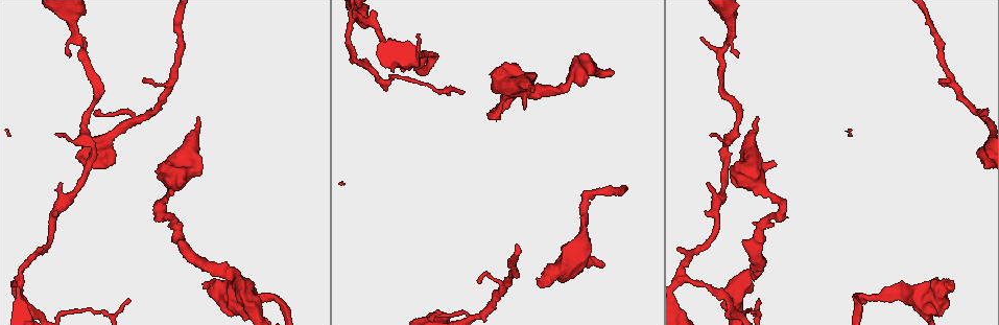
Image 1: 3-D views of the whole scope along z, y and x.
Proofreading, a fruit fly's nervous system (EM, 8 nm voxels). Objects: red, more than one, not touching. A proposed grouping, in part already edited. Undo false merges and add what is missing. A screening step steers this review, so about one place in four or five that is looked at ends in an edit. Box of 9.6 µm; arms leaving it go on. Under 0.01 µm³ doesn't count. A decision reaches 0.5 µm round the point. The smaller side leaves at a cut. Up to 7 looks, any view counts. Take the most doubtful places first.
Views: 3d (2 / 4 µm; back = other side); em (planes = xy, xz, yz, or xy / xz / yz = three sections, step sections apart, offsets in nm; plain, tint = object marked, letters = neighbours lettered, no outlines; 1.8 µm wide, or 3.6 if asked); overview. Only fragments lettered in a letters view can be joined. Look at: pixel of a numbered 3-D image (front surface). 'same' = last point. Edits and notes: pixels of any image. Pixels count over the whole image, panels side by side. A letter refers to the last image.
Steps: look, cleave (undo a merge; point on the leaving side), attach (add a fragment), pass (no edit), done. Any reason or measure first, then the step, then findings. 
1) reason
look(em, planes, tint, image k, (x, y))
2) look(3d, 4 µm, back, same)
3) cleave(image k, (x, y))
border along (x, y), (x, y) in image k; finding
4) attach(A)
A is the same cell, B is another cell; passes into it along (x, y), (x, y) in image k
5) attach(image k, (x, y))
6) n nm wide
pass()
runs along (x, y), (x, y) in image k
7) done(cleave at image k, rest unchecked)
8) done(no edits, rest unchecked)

branch point
look(3d, 4 µm, back, image 1, (353, 15))

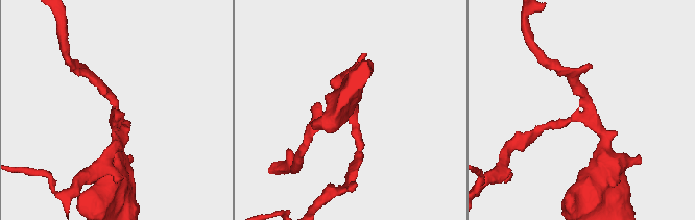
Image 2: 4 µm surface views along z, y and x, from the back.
3 arms
look(em, xz, step 8, tint, image 2, (585, 110))

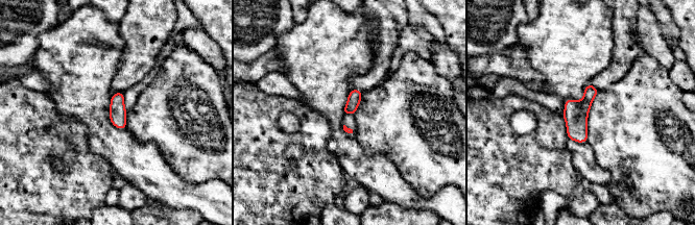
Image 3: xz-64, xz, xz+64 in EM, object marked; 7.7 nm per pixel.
look(em, xz, step 8, letters, same)

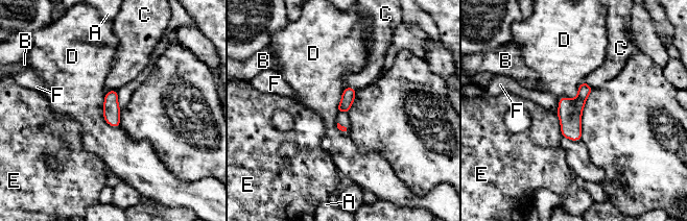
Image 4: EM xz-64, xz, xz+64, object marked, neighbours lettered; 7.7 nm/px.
D touches over 300 nm
pass()
A, B, C, D, E and F are other cells; border along (105, 92), (103, 119), (118, 127) in image 4; continuous, no second neuron

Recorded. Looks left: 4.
an open end
look(em, yz, step 8, letters, image 1, (712, 135))

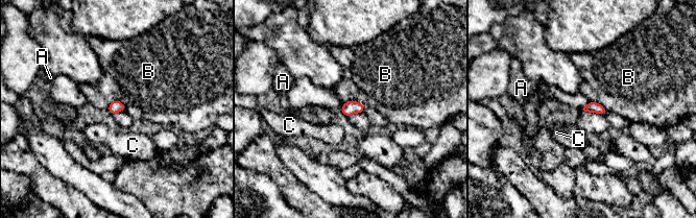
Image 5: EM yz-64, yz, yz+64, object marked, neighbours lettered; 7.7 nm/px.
pass()
A, B and C are other cells; border along (125, 105), (113, 100), (106, 108) in image 5; no lettered fragment goes on from it

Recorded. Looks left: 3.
branch stops here
look(3d, 2 µm, image 1, (776, 164))

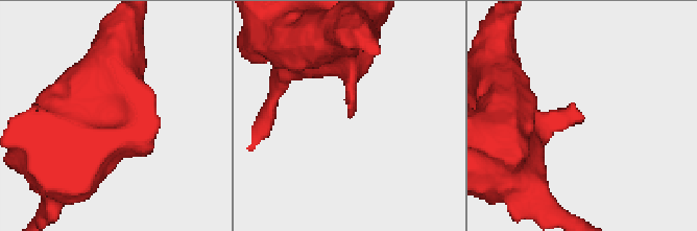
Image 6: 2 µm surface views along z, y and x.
now the EM
look(em, planes, letters, image 6, (580, 116))

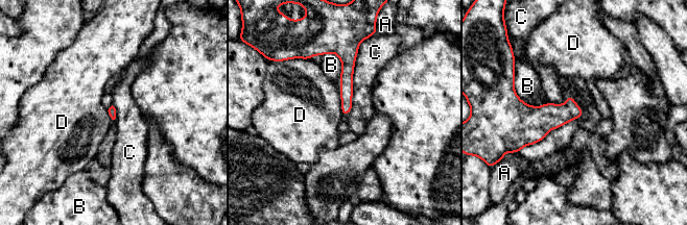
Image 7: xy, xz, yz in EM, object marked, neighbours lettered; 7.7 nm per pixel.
pass()
A, B, C and D are other cells; runs along (339, 49), (347, 56), (346, 111) in image 7; none of them fits

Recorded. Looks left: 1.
done(no edits, rest unchecked)

